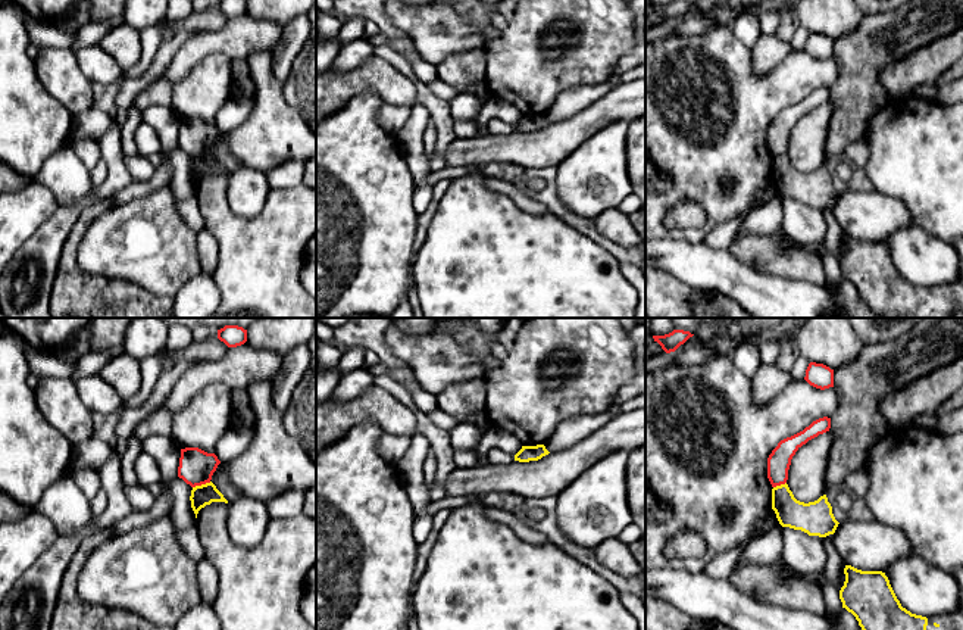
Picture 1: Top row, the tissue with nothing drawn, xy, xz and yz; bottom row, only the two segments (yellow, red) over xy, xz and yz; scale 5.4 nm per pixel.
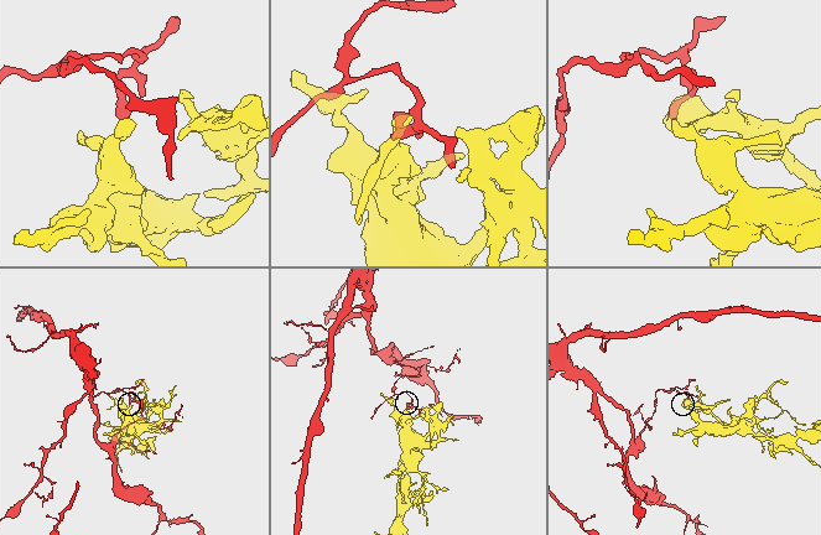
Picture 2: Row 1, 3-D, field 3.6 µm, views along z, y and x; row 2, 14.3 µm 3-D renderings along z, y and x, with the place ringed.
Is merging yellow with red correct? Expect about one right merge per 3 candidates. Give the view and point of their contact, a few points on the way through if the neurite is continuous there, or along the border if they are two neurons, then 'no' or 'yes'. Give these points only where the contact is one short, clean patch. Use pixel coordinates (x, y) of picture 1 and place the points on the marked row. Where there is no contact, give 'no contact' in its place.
xy (202, 485) | along xy (210, 482), (193, 487) | no

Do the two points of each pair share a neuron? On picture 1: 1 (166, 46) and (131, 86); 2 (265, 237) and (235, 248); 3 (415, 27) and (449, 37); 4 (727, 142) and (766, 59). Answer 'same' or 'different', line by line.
1: same
2: same
3: same
4: different

